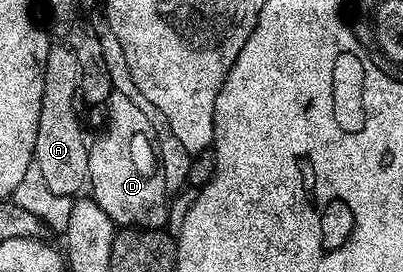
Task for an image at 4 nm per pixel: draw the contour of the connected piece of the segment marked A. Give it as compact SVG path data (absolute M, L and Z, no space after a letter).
M54 42L51 43L50 49L48 50L48 62L44 66L44 98L40 102L40 126L36 130L36 146L34 147L34 162L33 167L40 170L40 175L44 178L44 183L48 185L48 190L52 190L52 194L60 194L61 196L73 197L74 192L78 192L87 183L90 171L88 170L88 158L90 157L90 149L88 147L88 139L82 133L82 124L78 121L78 112L74 109L74 100L76 104L76 97L78 96L78 67L76 66L76 58L72 55L72 50L66 47L65 43Z

